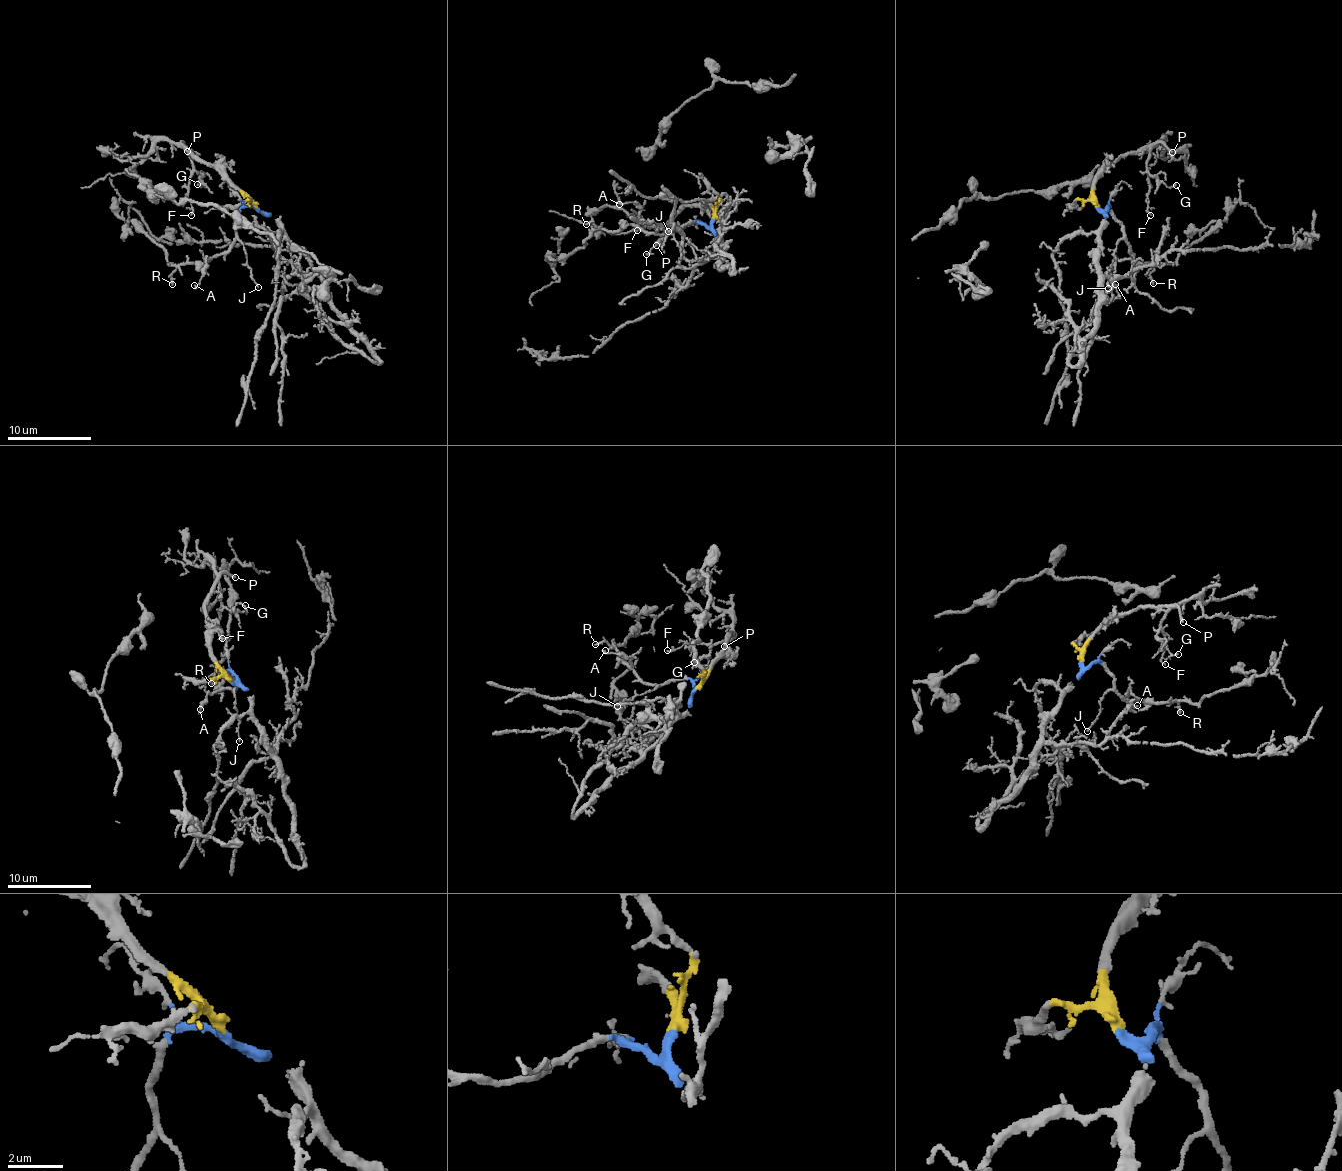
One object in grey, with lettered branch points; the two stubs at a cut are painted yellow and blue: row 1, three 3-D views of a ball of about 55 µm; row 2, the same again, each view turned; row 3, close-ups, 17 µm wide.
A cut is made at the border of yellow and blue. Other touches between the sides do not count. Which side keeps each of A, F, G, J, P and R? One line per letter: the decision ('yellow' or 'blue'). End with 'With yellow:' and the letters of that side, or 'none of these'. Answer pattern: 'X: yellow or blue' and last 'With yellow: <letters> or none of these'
A: blue
F: yellow
G: yellow
J: blue
P: yellow
R: blue
With yellow: F, G, P

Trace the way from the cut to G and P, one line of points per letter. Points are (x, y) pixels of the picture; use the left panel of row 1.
G: (258, 208), (217, 168), (197, 162), (189, 153), (193, 169), (202, 176), (200, 185), (198, 183)
P: (258, 208), (253, 200), (232, 186), (217, 168), (197, 162), (183, 142), (186, 152)

